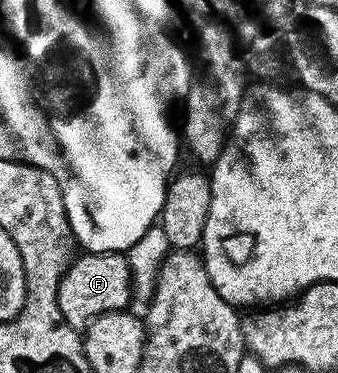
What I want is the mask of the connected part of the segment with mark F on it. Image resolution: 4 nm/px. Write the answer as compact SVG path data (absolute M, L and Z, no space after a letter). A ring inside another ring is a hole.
M84 253L73 258L56 289L56 304L71 327L83 329L94 317L107 311L123 311L134 295L132 270L120 253Z

